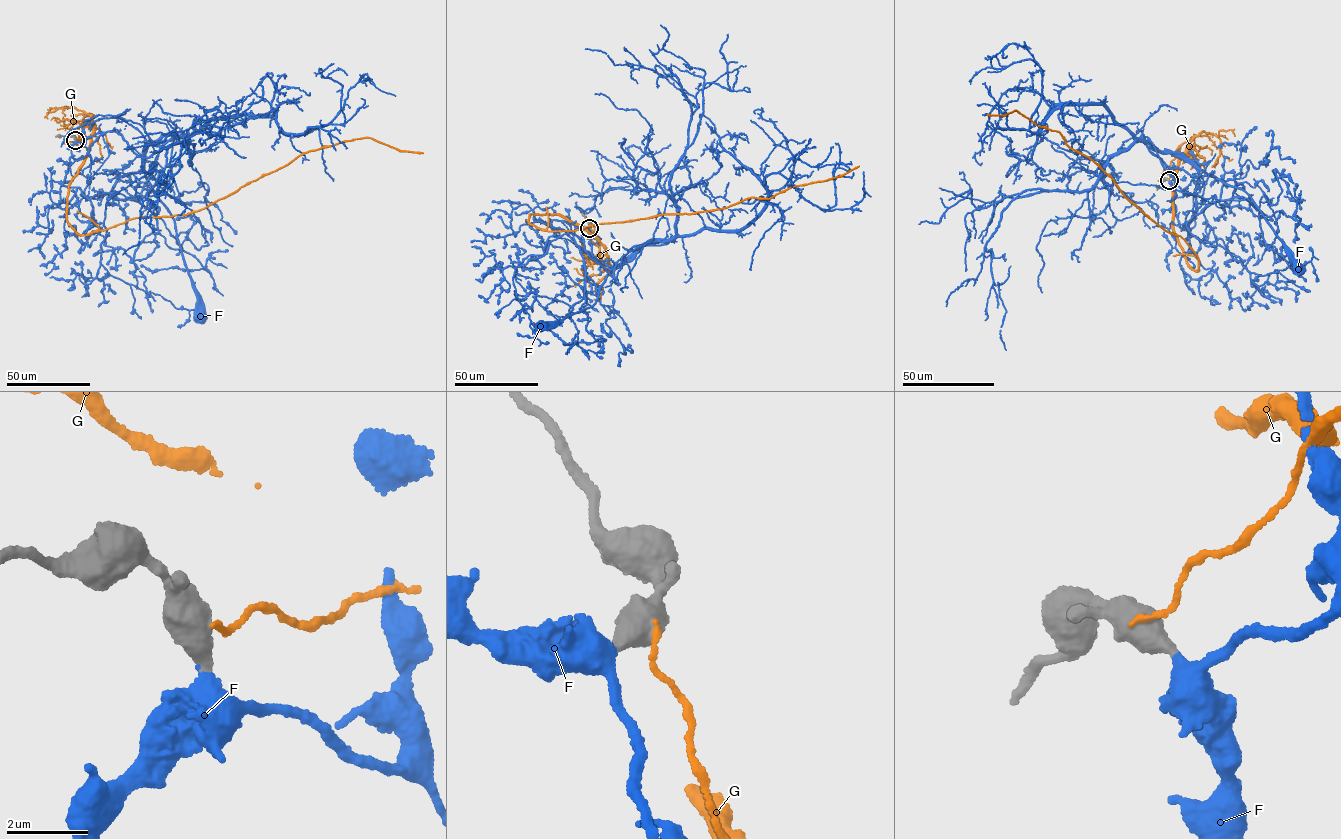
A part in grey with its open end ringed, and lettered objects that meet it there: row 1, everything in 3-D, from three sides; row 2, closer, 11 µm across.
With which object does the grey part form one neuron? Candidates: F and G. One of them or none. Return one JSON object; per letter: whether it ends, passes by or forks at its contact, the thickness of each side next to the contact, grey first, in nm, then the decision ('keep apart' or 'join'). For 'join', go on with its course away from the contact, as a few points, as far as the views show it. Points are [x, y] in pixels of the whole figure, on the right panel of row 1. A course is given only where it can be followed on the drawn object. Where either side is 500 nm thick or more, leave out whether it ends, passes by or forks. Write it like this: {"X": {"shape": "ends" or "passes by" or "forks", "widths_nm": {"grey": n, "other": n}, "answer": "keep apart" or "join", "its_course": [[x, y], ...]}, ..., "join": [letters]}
{"F": {"widths_nm": {"grey": 480, "other": 650}, "answer": "join", "its_course": [[1169, 180], [1179, 225], [1187, 228], [1189, 223], [1188, 231], [1195, 209], [1198, 169], [1240, 188], [1297, 267]]}, "G": {"widths_nm": {"grey": 800, "other": 120}, "answer": "keep apart"}, "join": ["F"]}

